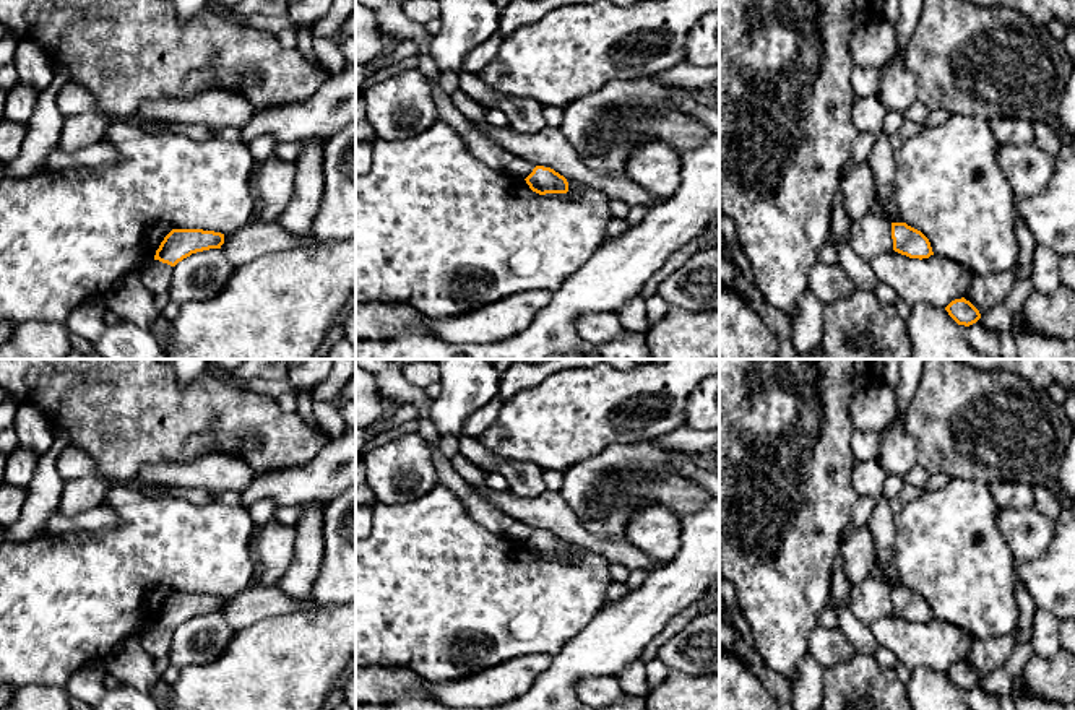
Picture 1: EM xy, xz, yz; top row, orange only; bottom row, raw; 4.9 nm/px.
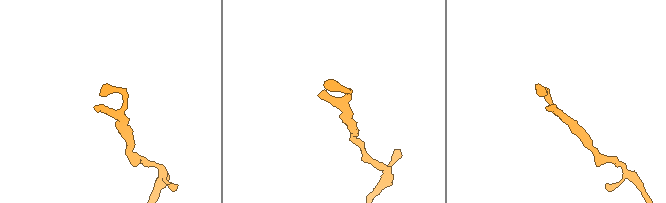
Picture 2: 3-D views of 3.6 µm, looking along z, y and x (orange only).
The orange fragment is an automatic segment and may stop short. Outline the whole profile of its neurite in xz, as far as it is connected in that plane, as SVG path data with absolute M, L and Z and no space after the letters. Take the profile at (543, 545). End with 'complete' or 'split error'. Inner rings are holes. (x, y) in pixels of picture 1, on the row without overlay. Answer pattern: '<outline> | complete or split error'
M536 530L525 544L539 559L568 556L567 543L550 531Z | complete

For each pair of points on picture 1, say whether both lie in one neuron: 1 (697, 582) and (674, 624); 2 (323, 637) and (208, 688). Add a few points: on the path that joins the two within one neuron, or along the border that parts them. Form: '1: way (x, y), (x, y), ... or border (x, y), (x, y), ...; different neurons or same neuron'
1: border (702, 595), (681, 610), (655, 637); different neurons
2: way (294, 658), (263, 688), (237, 688); same neuron

